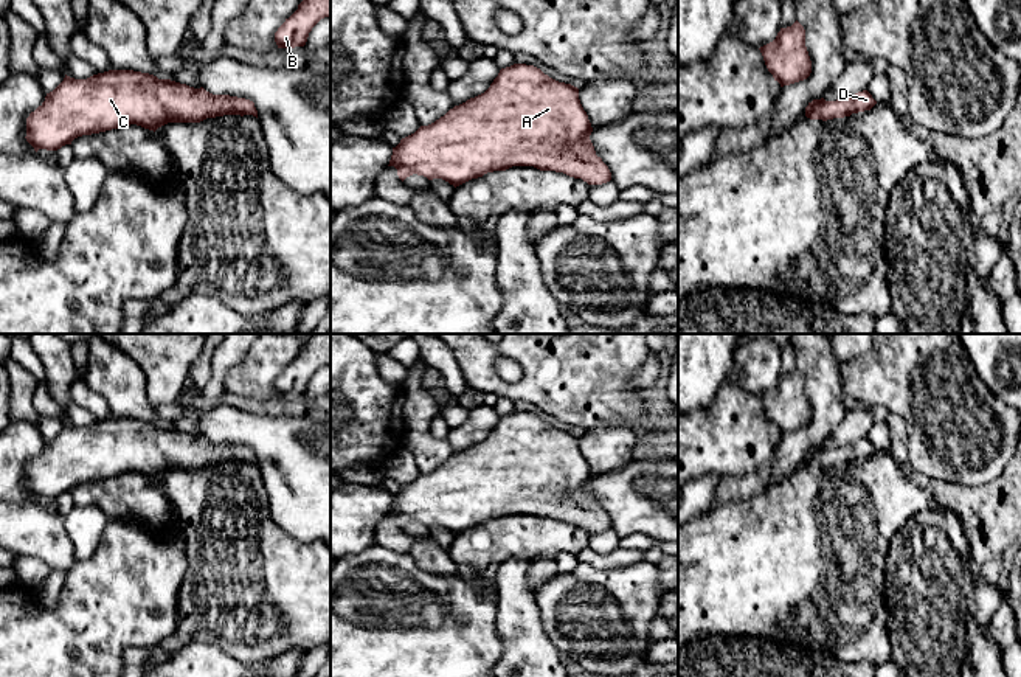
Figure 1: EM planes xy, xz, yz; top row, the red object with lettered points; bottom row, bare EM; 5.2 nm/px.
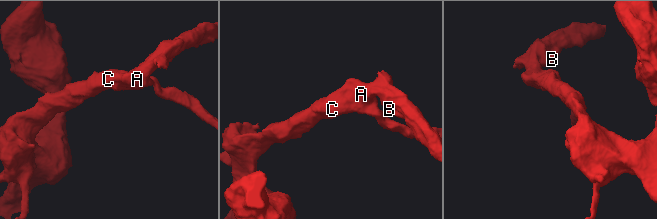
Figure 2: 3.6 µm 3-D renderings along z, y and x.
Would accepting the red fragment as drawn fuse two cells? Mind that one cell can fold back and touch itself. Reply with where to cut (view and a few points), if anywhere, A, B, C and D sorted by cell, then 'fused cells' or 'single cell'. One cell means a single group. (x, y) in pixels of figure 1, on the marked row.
no cut; A B C D; single cell

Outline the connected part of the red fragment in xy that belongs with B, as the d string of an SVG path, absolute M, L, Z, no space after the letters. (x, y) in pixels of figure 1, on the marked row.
M303 0L275 33L278 48L304 47L312 28L324 17L331 17L331 0Z

